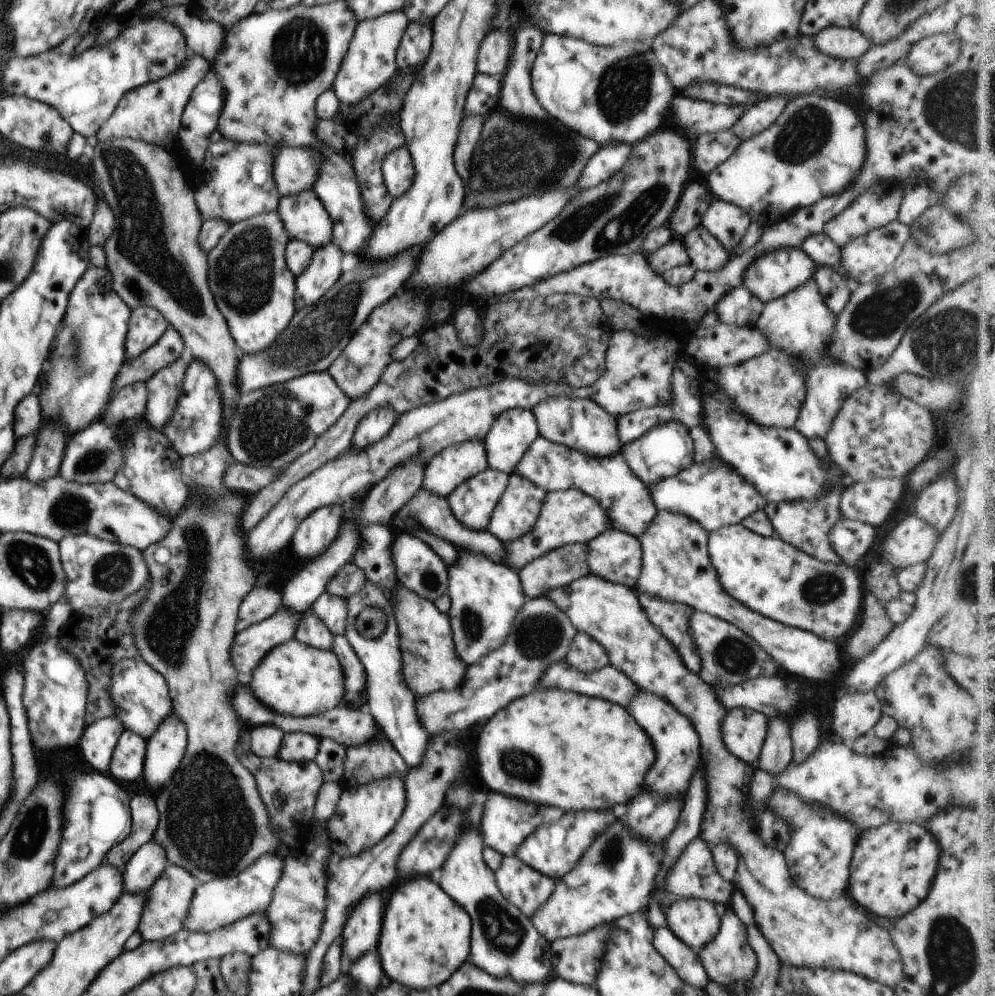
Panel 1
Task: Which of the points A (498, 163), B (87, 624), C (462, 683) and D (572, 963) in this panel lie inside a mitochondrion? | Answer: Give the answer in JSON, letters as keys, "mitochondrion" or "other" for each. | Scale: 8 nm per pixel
{"A":"mitochondrion","B":"other","C":"other","D":"other"}

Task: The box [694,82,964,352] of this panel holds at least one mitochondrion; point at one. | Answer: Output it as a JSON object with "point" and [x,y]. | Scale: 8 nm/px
{"point":[876,317]}

